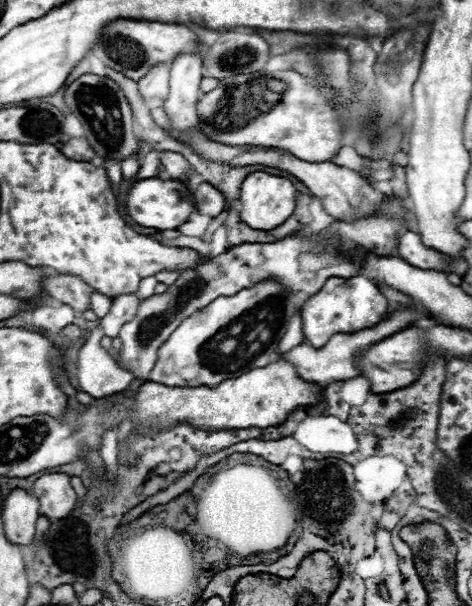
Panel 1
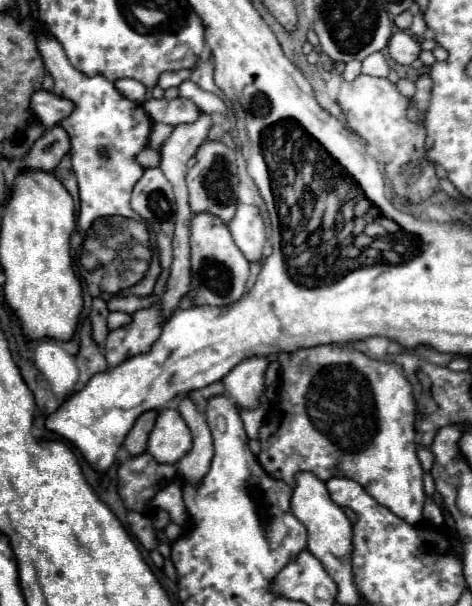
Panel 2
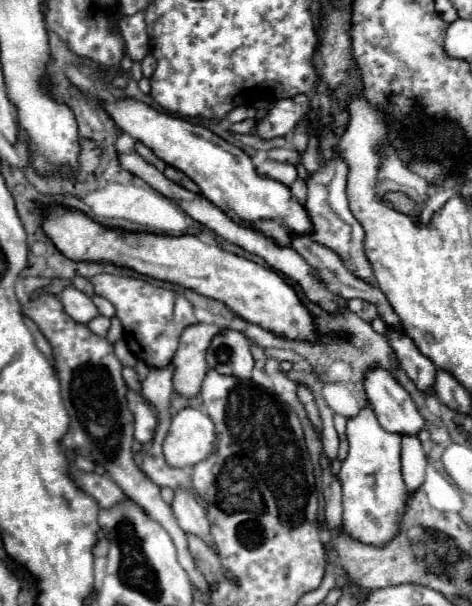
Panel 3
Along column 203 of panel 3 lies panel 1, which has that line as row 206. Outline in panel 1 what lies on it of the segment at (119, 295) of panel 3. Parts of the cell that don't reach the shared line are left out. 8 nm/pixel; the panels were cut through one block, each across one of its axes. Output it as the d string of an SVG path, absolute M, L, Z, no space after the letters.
M311 195L308 196L310 196L310 204L308 204L308 207L312 209L312 217L314 218L309 224L302 225L300 230L294 232L292 236L318 234L336 221L325 212L322 203L317 197Z

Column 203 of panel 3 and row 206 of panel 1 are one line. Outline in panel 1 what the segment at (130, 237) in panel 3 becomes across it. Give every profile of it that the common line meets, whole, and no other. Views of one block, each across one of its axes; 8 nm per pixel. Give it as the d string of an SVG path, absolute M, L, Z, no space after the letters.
M252 172L244 178L240 186L240 218L244 224L248 224L254 230L272 230L278 224L282 224L296 206L296 188L288 178L272 176L266 172Z

